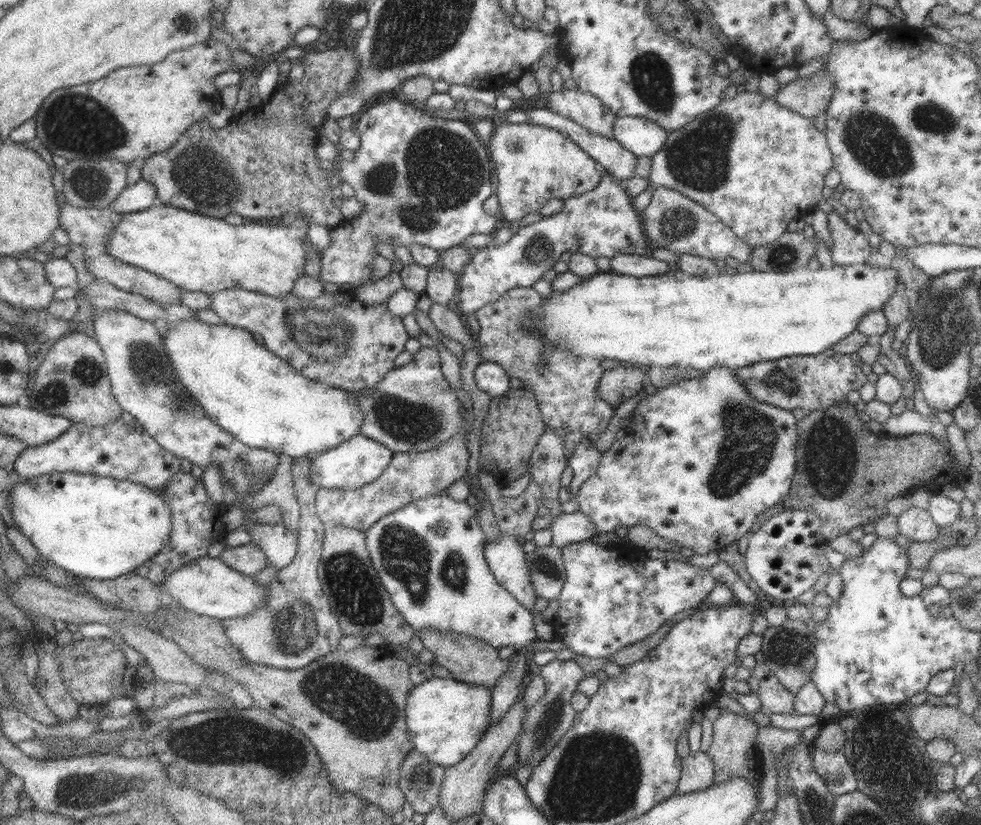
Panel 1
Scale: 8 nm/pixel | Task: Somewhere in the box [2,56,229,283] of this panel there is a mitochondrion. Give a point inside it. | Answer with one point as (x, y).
(110, 135)

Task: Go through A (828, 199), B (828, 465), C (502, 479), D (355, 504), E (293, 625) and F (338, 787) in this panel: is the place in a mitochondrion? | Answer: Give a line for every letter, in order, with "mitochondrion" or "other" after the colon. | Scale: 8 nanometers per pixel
A: other
B: mitochondrion
C: other
D: other
E: mitochondrion
F: other

